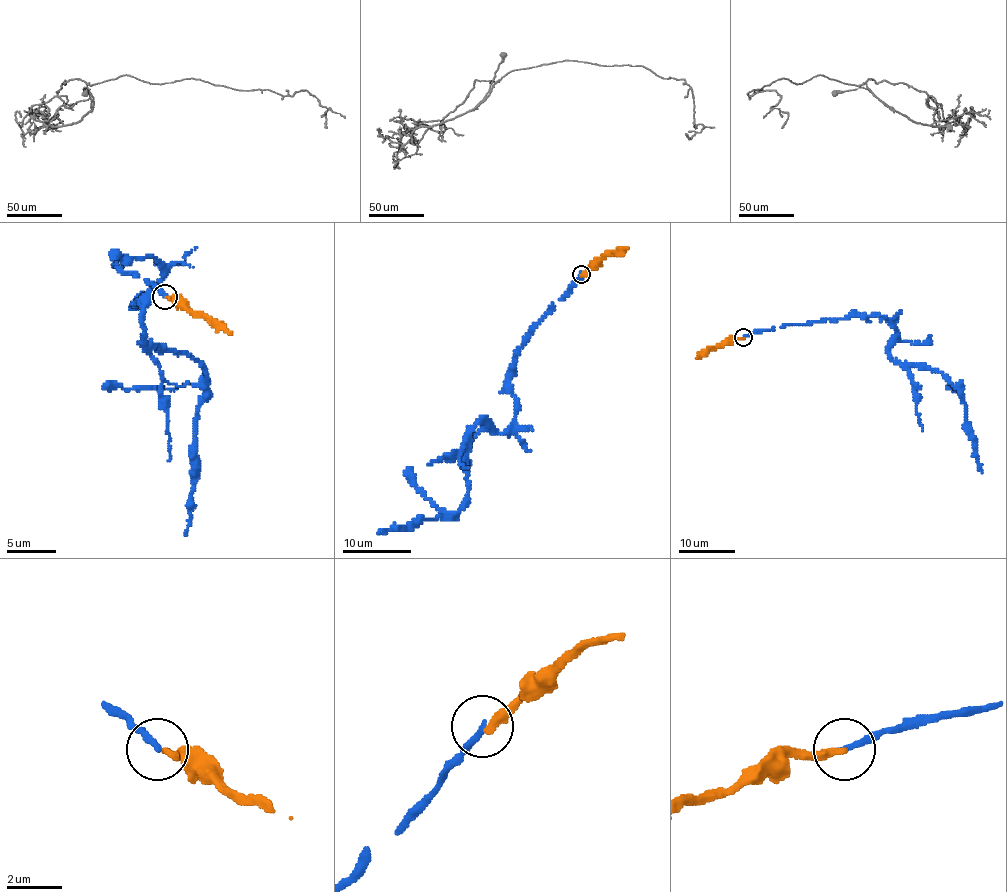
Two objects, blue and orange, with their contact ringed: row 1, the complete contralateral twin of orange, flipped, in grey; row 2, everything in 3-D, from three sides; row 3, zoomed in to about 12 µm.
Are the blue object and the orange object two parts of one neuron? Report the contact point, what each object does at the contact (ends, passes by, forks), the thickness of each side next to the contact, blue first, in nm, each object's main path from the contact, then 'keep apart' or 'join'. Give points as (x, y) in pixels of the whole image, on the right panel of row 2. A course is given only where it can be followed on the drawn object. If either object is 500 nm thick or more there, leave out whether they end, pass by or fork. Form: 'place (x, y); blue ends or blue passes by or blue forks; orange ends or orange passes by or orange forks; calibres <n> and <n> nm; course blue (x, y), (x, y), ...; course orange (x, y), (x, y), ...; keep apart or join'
place (743, 337); blue ends; orange ends; calibres 220 and 240 nm; course blue (743, 338), (795, 324), (882, 315), (896, 333), (890, 357), (940, 371), (961, 392), (983, 472); course orange (743, 338), (728, 339), (695, 359); keep apart

